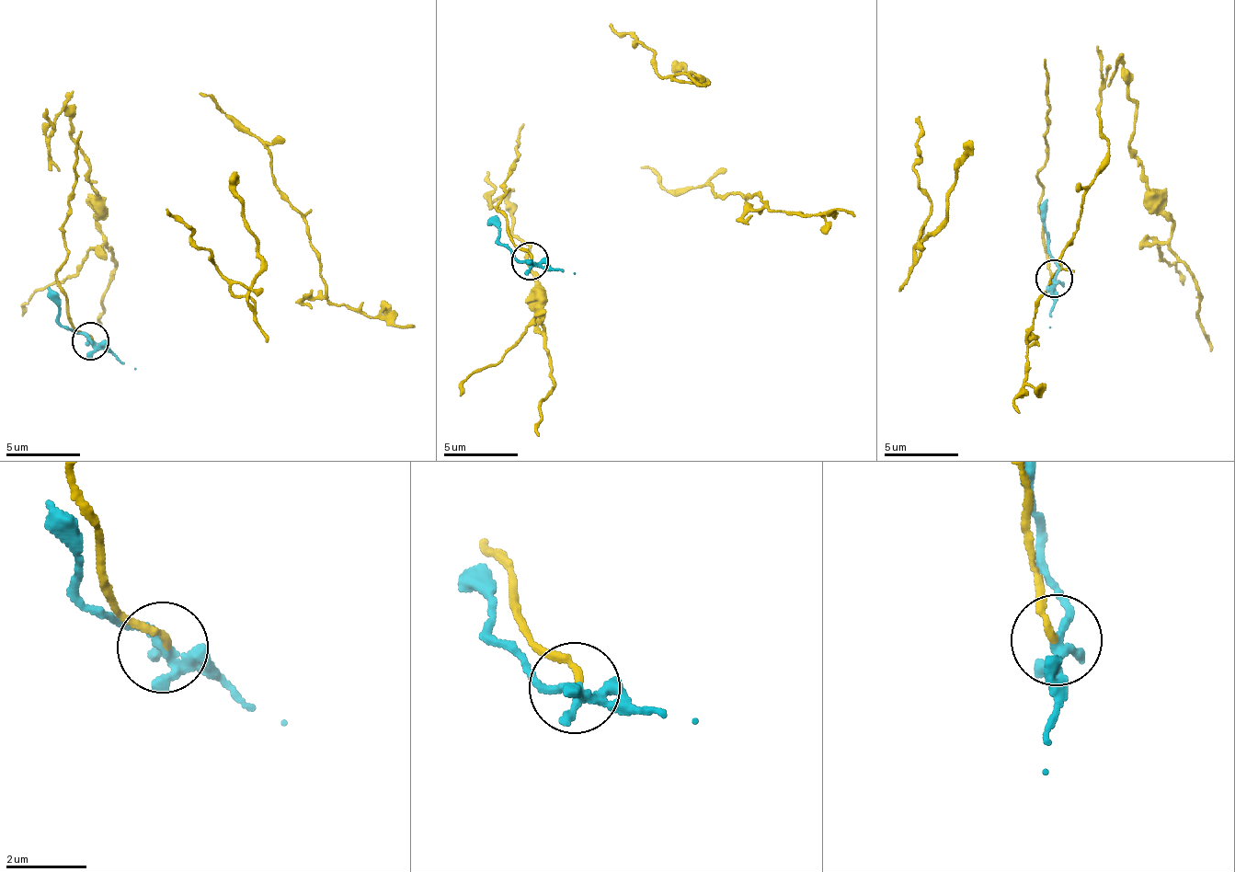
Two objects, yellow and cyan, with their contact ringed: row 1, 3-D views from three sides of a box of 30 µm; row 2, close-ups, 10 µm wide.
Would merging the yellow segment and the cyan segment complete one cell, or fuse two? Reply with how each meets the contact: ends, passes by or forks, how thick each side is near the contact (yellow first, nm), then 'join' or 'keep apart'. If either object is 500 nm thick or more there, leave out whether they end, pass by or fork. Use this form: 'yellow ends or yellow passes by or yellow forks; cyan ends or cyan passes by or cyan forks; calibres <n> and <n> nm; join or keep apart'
yellow ends; cyan forks; calibres 160 and 200 nm; keep apart

